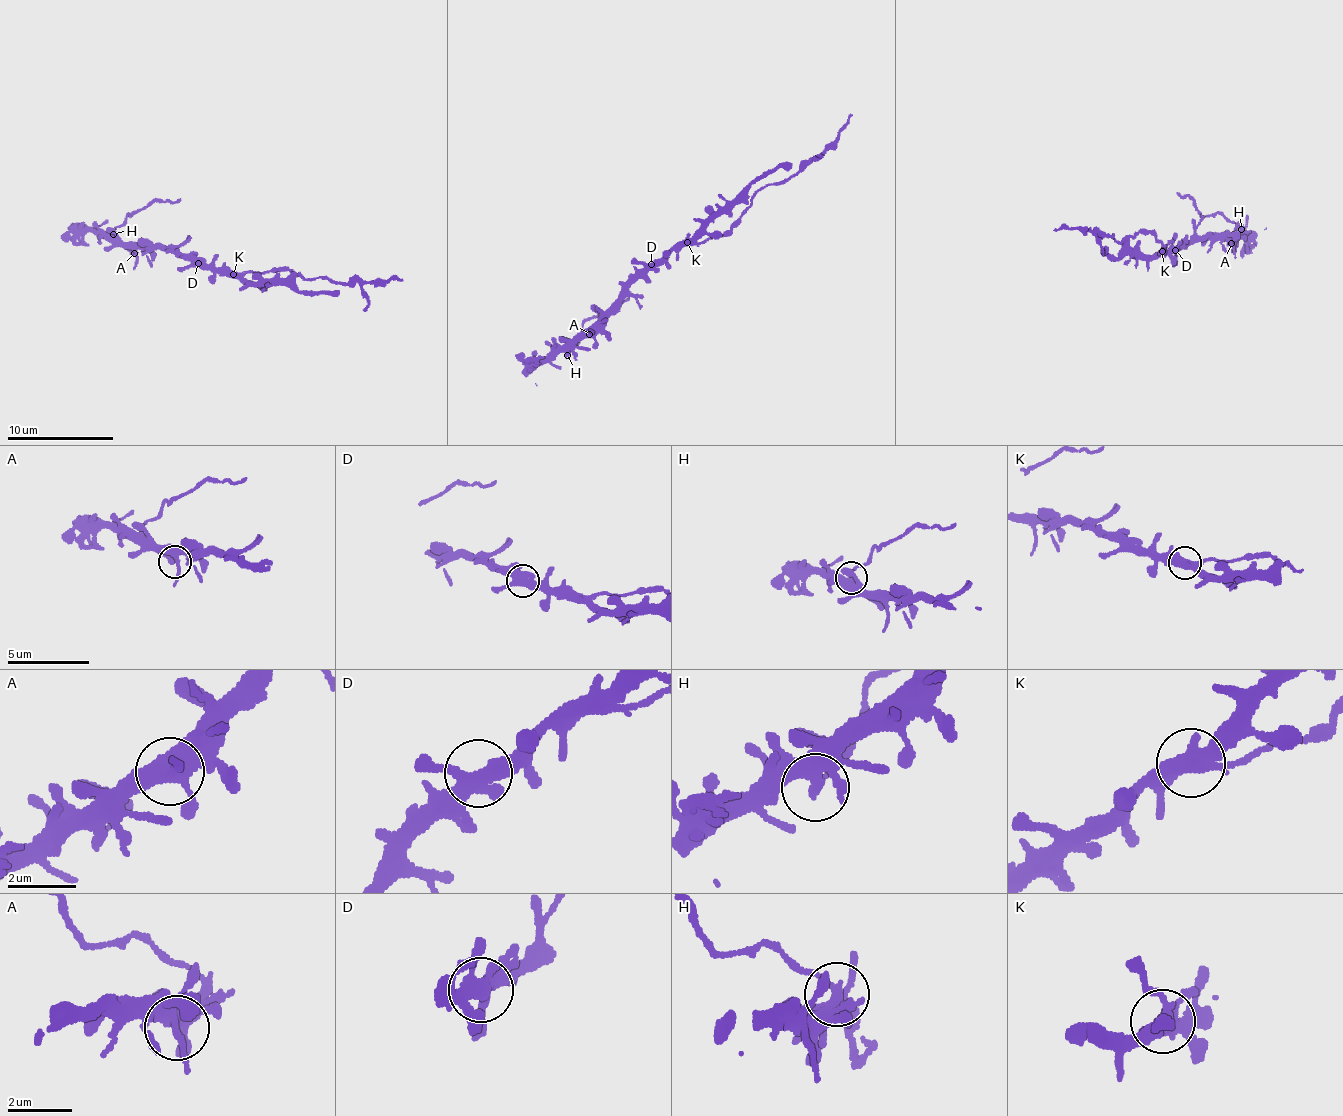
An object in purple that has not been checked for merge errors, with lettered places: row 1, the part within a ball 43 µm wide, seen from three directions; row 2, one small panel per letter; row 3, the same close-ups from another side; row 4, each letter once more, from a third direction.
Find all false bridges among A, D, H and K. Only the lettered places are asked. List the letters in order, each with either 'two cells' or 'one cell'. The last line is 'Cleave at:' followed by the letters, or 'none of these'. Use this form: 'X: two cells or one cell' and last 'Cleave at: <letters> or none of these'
A: one cell
D: one cell
H: two cells
K: two cells
Cleave at: H, K

